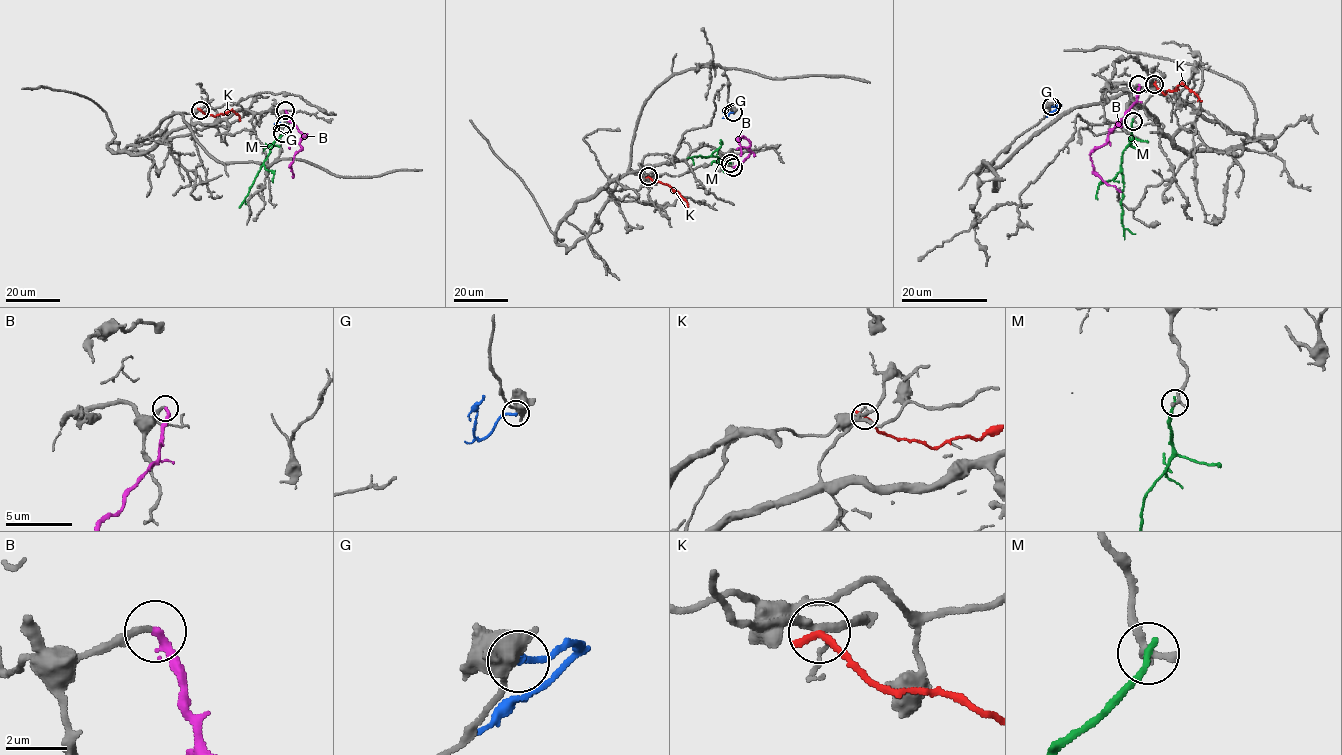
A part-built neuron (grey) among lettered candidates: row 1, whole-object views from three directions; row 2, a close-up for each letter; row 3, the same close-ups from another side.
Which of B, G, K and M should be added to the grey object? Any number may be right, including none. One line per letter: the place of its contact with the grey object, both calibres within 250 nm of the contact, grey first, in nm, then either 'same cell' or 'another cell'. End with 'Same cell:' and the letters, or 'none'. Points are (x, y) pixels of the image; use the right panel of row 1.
B: meets grey at (1138, 84); 200 nm thick on the grey side, 280 nm on the other; same cell
G: meets grey at (1051, 106); 440 nm thick on the grey side, 240 nm on the other; another cell
K: meets grey at (1154, 84); 240 nm thick on the grey side, 300 nm on the other; another cell
M: meets grey at (1133, 121); 340 nm thick on the grey side, 220 nm on the other; another cell
Same cell: B

